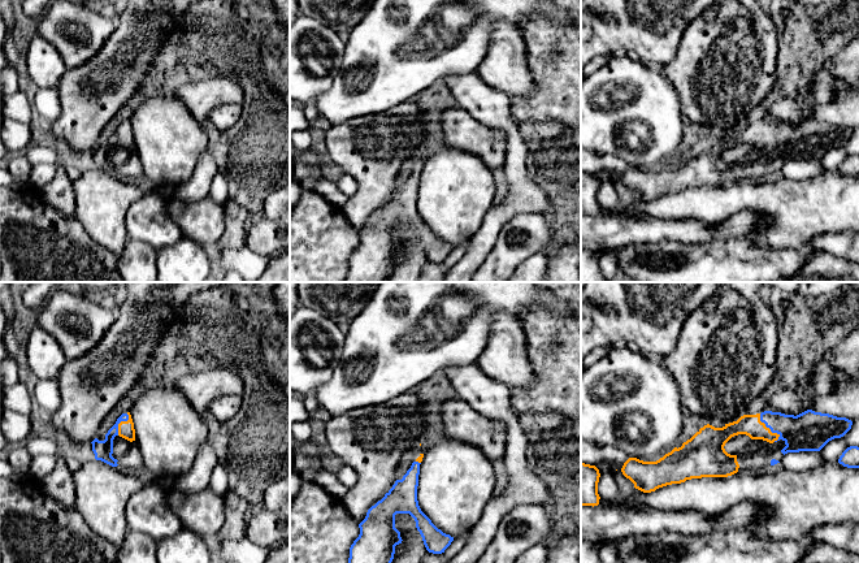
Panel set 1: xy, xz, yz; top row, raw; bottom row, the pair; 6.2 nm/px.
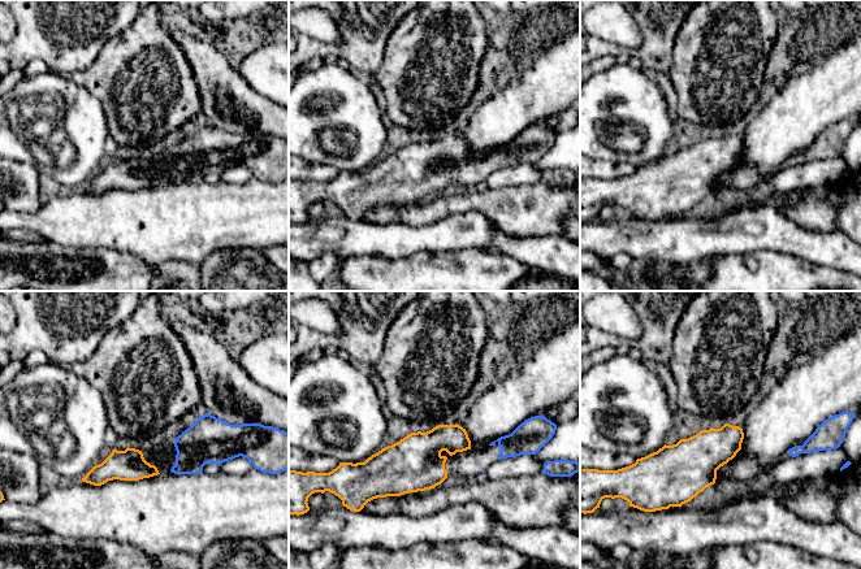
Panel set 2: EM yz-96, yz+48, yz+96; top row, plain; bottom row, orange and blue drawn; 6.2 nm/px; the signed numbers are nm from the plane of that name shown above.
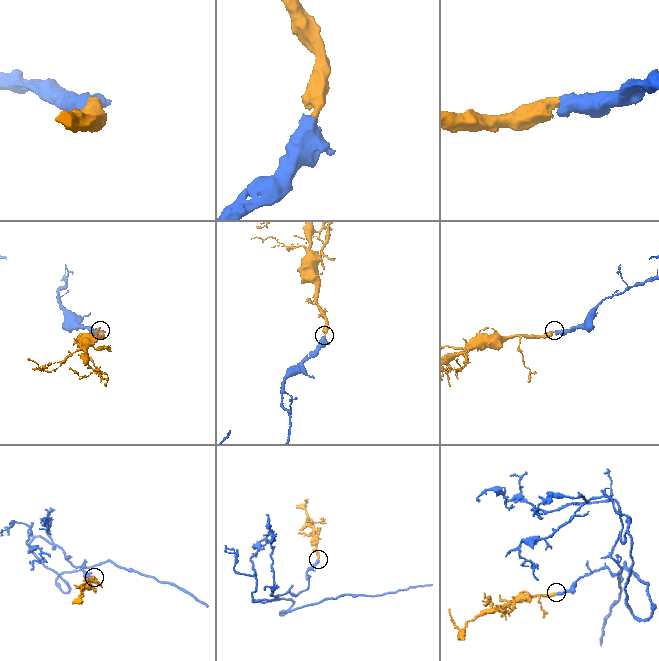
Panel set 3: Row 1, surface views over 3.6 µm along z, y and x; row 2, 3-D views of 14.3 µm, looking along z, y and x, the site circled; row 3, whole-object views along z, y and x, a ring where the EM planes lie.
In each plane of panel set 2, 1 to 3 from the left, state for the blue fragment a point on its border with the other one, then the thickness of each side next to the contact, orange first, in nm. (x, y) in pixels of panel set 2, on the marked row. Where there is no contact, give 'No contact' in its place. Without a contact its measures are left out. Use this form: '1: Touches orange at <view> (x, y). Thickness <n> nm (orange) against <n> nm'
1: No contact
2: No contact
3: No contact

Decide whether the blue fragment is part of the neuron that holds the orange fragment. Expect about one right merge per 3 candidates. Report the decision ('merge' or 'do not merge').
merge

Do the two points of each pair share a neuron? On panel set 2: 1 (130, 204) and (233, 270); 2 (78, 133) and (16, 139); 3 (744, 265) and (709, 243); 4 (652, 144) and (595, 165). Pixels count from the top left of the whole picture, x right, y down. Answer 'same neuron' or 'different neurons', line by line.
1: different neurons
2: same neuron
3: different neurons
4: different neurons

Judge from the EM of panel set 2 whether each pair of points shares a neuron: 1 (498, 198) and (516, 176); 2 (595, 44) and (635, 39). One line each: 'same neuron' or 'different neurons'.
1: different neurons
2: different neurons

